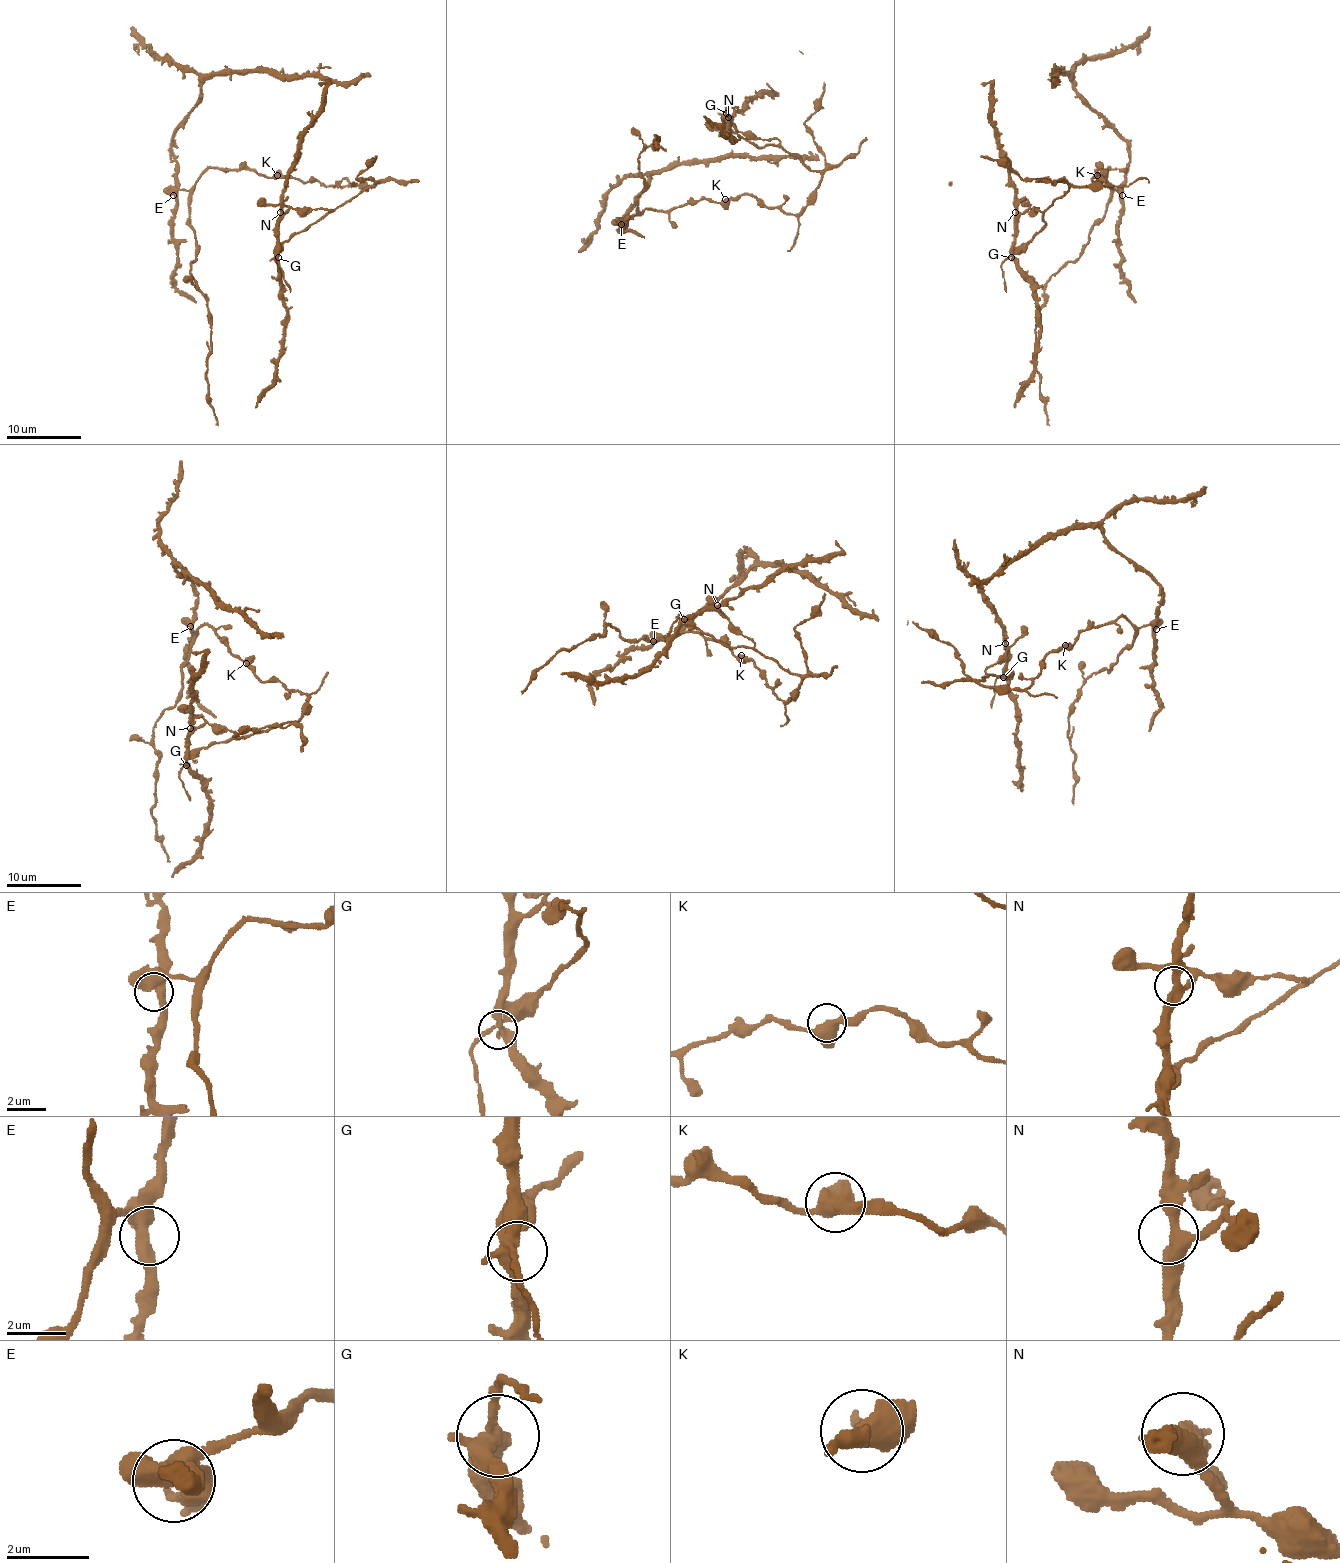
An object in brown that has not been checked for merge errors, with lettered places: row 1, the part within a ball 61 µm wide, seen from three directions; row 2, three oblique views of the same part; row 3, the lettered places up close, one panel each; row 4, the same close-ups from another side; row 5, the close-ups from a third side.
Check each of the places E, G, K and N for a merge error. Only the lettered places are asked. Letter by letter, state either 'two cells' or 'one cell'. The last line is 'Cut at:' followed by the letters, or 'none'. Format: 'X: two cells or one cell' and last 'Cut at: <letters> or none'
E: one cell
G: one cell
K: one cell
N: one cell
Cut at: none

